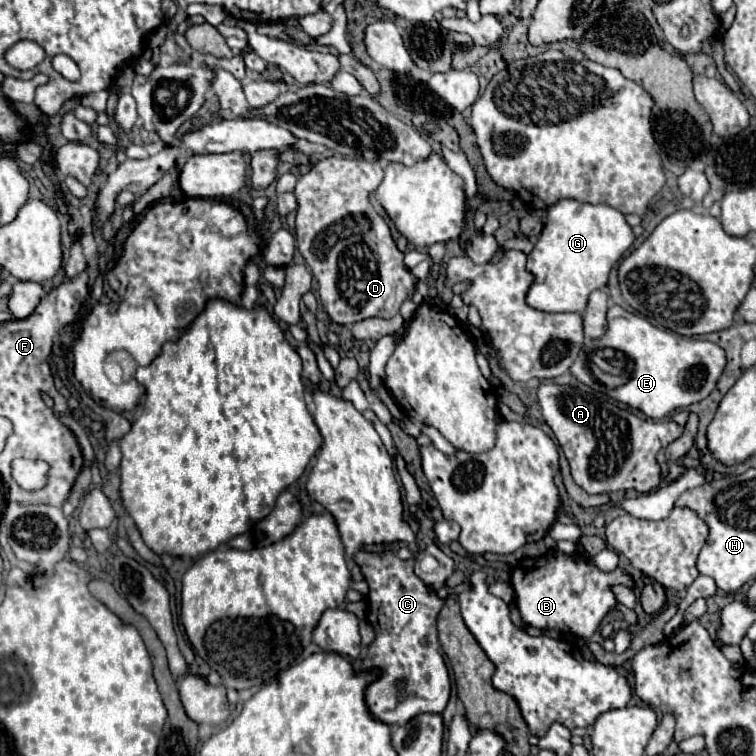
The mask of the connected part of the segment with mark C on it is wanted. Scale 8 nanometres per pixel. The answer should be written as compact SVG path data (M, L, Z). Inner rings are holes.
M361 549L353 556L369 584L369 604L375 608L371 626L375 640L363 660L363 668L379 668L381 676L367 688L367 704L371 714L387 722L407 724L419 712L443 712L451 695L451 680L437 644L435 620L443 608L443 600L433 588L425 586L413 572L413 560L401 560L393 552L365 552ZM429 676L429 680L425 678Z

